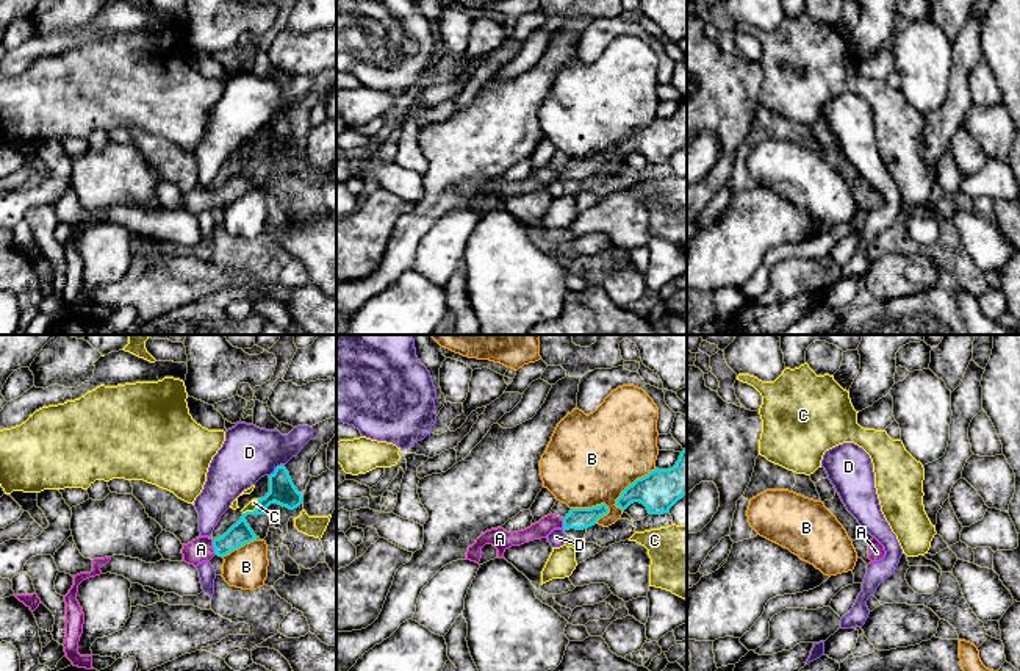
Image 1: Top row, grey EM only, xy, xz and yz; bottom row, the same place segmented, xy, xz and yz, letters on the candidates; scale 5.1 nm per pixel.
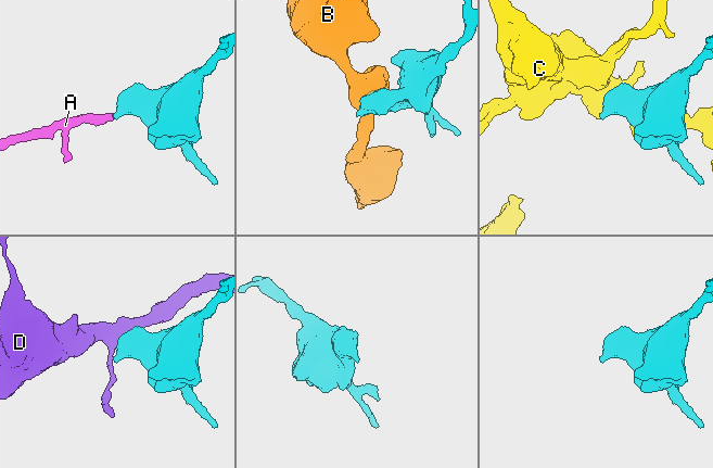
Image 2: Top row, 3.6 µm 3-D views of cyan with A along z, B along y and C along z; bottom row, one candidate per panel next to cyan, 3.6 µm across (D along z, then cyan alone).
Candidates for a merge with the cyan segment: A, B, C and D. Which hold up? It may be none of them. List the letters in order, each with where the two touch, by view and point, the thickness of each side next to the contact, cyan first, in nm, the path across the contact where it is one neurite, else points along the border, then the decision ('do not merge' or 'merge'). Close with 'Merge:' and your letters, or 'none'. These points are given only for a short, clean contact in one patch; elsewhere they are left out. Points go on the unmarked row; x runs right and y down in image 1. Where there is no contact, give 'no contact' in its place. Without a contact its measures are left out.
A: contact xy (213, 196); calibres 120 and 130 nm; way xy (240, 183), (221, 196), (213, 196), (201, 199); merge
B: contact xz (592, 157); calibres 110 and 460 nm; do not merge
C: contact xy (254, 160); calibres 140 and 50 nm; do not merge
D: contact xy (274, 121); calibres 140 and 280 nm; border xy (279, 114), (269, 125); do not merge
Merge: A

